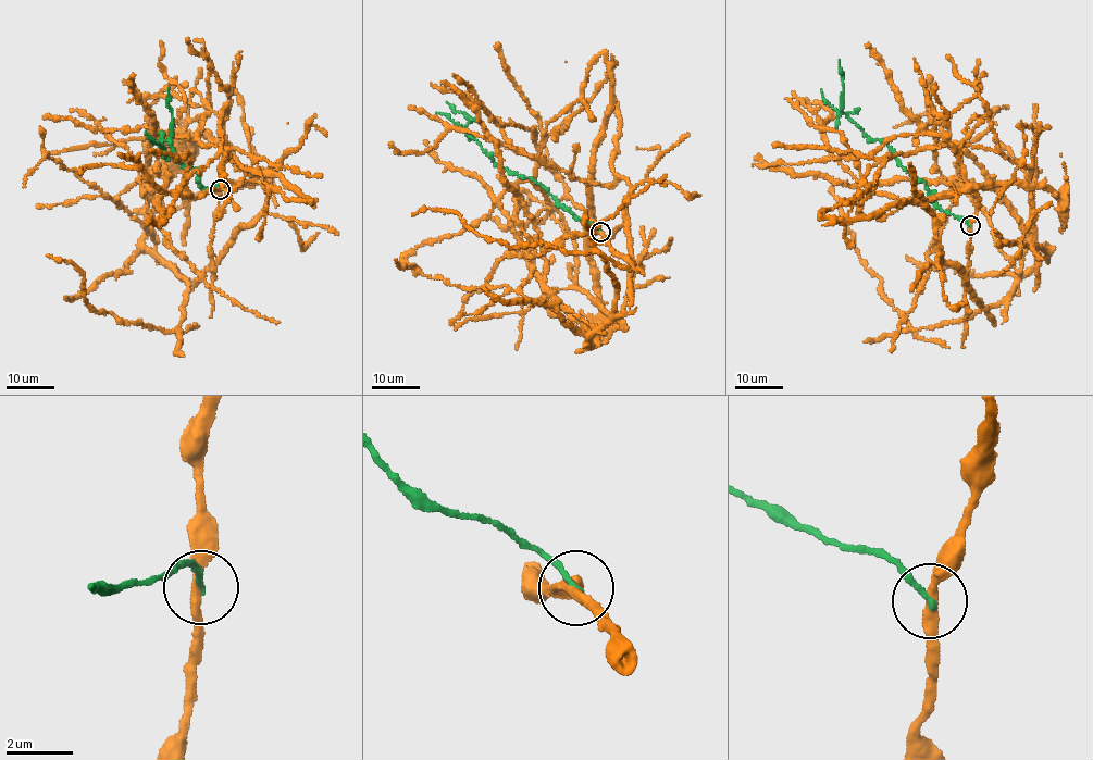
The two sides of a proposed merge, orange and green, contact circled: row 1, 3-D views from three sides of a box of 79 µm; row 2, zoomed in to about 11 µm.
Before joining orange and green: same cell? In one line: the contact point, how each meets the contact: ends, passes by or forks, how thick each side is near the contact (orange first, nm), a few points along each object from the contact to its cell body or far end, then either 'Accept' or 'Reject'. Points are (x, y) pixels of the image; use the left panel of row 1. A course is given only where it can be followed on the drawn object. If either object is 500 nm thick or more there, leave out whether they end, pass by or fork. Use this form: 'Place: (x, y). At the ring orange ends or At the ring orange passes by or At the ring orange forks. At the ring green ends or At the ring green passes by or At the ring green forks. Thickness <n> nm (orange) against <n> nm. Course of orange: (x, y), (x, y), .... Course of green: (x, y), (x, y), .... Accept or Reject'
Place: (220, 189). At the ring orange passes by. At the ring green ends. Thickness 280 nm (orange) against 180 nm. Course of orange: (220, 189), (227, 150), (310, 202), (163, 133), (118, 195), (186, 279), (175, 329), (46, 254). Course of green: (220, 189), (206, 189), (199, 184), (199, 171), (164, 156), (160, 145), (171, 135), (168, 87). Reject

